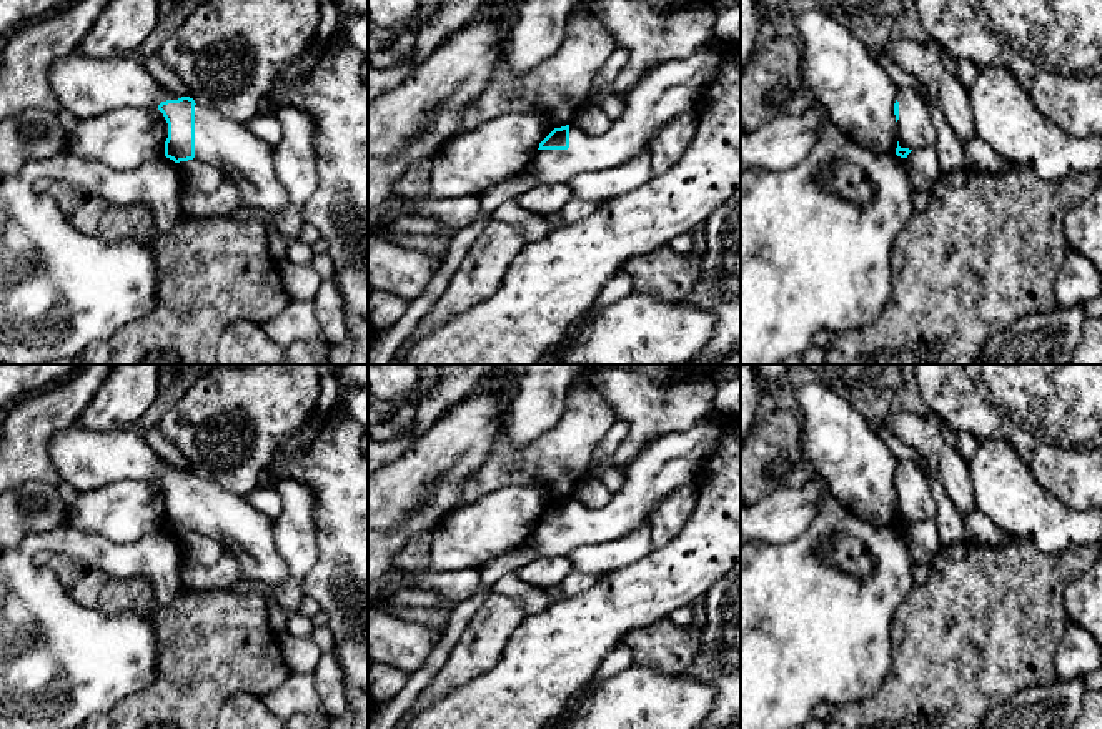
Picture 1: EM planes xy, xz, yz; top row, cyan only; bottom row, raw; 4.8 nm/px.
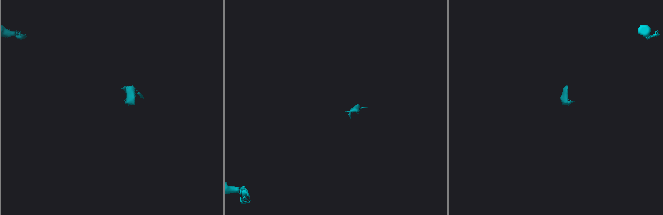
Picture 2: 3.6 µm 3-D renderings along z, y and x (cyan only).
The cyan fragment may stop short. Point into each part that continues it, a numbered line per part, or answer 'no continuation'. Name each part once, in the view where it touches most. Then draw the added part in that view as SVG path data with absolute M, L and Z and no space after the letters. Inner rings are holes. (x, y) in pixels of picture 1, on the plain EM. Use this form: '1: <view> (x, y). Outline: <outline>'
1: xy (87, 460). Outline: M75 424L50 439L48 453L60 479L78 493L127 479L155 484L163 493L165 514L168 496L158 478L181 471L163 461L135 428L92 431Z

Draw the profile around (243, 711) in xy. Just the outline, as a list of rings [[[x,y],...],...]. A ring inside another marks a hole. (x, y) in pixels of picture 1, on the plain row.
[[[236,694],[221,707],[216,729],[285,729],[285,721],[260,696]]]

